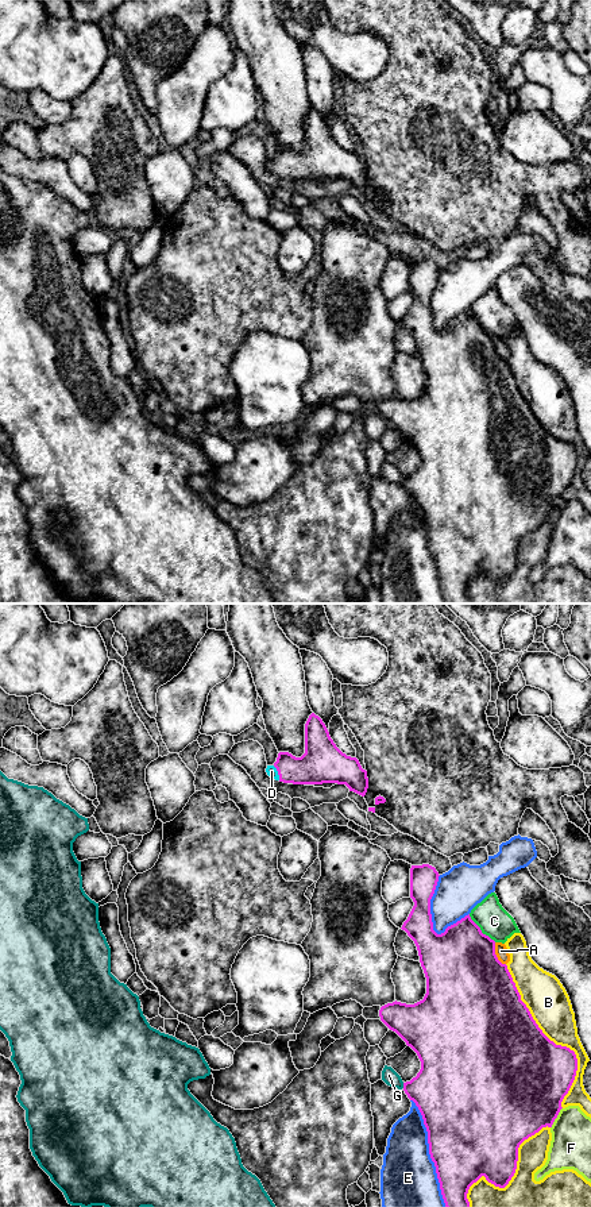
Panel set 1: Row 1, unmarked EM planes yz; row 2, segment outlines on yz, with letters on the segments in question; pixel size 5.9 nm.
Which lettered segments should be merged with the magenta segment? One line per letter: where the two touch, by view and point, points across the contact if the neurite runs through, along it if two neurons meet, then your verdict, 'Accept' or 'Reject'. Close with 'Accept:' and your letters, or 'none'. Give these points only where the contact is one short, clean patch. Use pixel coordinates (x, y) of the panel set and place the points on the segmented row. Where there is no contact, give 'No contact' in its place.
A: Touches magenta at yz (495, 955). Reject
B: Touches magenta at yz (552, 1041). Reject
C: Touches magenta at yz (481, 930). Boundary: yz (468, 914), (479, 929), (495, 941). Reject
D: Touches magenta at yz (278, 772). Path across: yz (319, 764), (308, 770), (278, 772), (271, 771). Accept
E: Touches magenta at yz (429, 1153). Reject
F: Touches magenta at yz (556, 1117). Reject
G: Touches magenta at yz (404, 1086). Reject
Accept: D

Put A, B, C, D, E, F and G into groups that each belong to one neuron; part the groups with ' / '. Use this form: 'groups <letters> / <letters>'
groups A / B / C F / D / E / G

